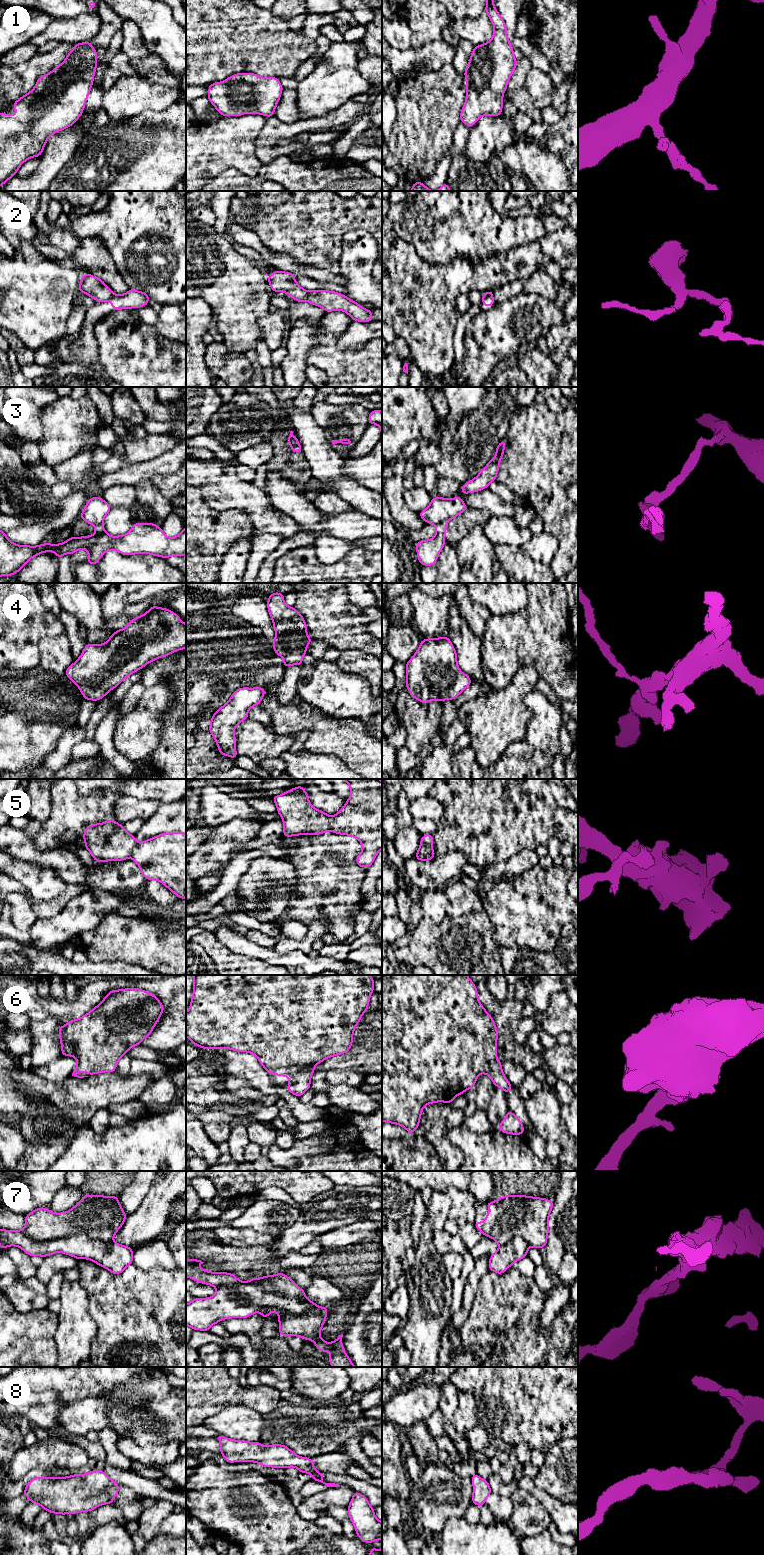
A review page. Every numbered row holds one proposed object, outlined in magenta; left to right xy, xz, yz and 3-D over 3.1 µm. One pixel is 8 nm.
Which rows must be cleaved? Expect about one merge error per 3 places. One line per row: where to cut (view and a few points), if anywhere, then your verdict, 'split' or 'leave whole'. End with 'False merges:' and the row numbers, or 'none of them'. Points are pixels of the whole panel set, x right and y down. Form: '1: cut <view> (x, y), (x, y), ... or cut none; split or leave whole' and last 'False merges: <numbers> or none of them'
1: cut none; leave whole
2: cut xz (308, 291), (305, 300); split
3: cut yz (447, 521), (441, 521), (435, 525); split
4: cut none; leave whole
5: cut xy (137, 843), (130, 857); split
6: cut none; leave whole
7: cut xz (217, 1287), (235, 1296), (240, 1284), (259, 1283), (306, 1299); split
8: cut none; leave whole
False merges: 2, 3, 5, 7

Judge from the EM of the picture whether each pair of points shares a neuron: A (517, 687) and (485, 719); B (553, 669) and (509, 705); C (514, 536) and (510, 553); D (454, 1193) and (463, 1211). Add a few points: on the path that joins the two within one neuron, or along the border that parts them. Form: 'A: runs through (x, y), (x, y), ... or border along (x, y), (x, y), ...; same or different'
A: runs through (509, 695), (493, 711); same
B: border along (517, 671), (522, 667), (532, 666), (541, 677); different
C: border along (494, 544), (509, 544), (522, 547); different
D: runs through (458, 1197), (463, 1202), (463, 1207); same

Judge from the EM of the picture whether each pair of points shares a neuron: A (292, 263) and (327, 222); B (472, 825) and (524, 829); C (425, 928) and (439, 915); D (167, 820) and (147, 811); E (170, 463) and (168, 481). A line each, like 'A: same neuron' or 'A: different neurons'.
A: different neurons
B: same neuron
C: different neurons
D: different neurons
E: different neurons

